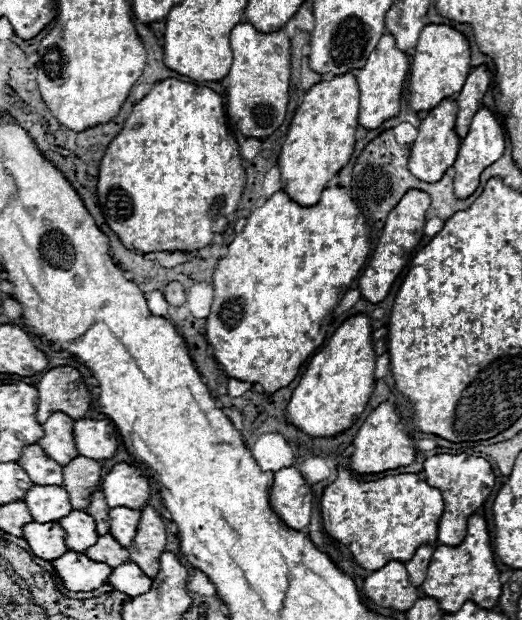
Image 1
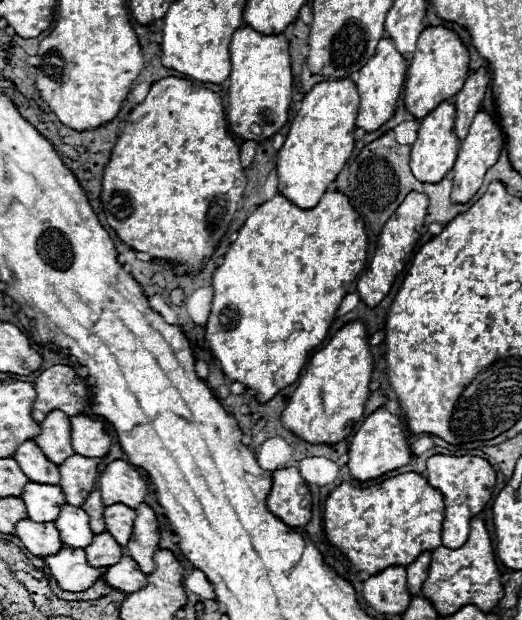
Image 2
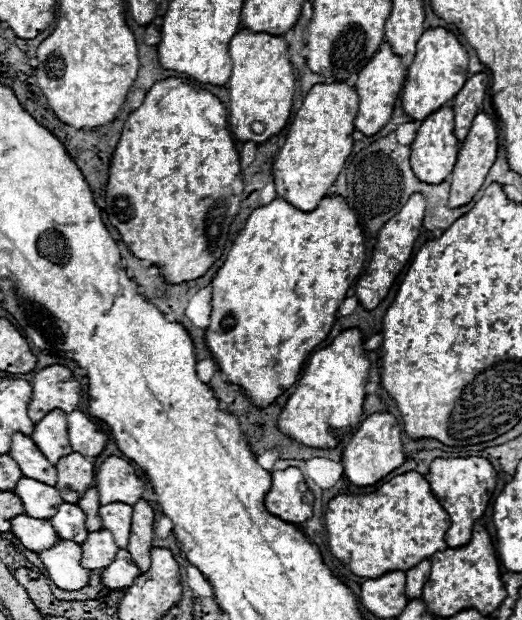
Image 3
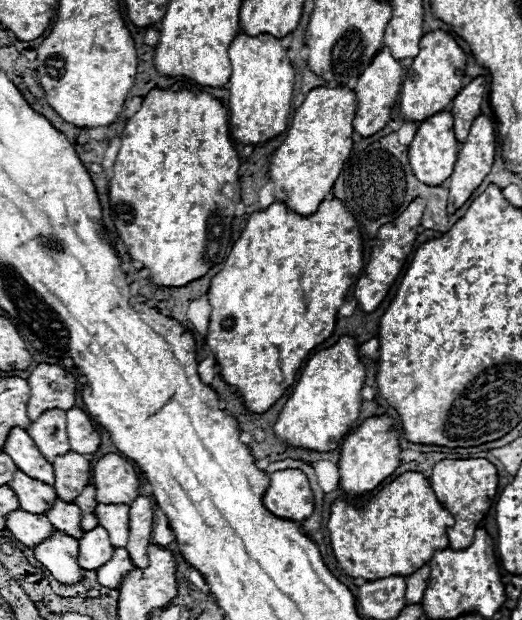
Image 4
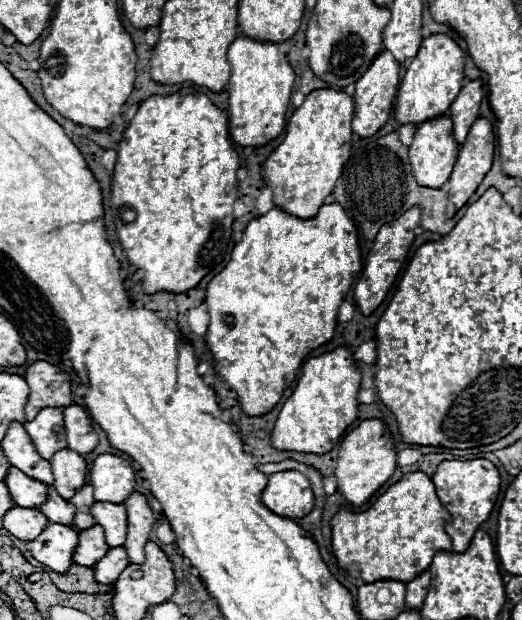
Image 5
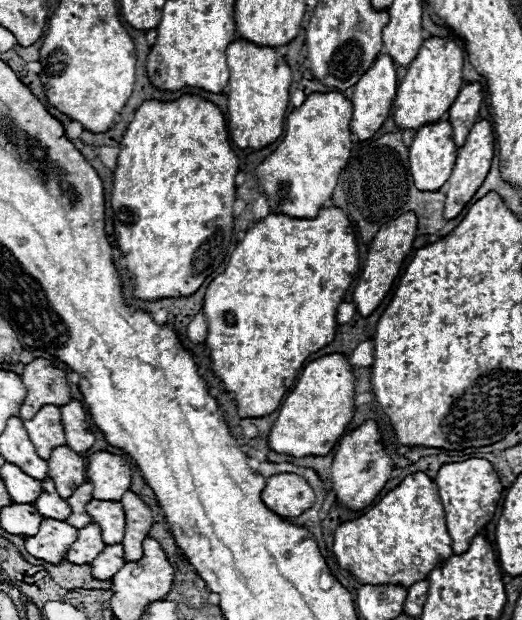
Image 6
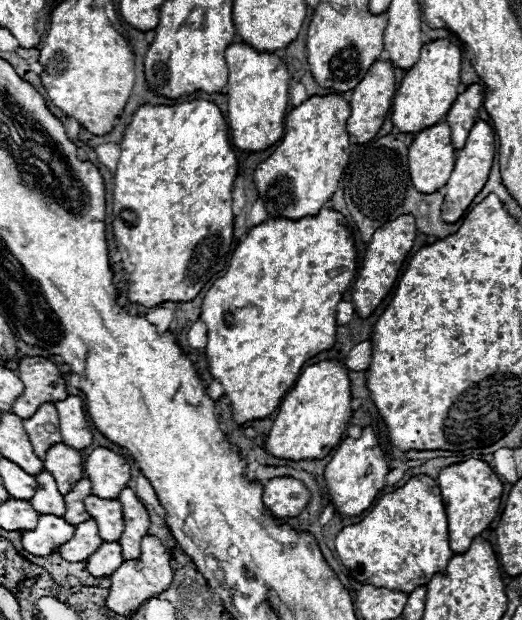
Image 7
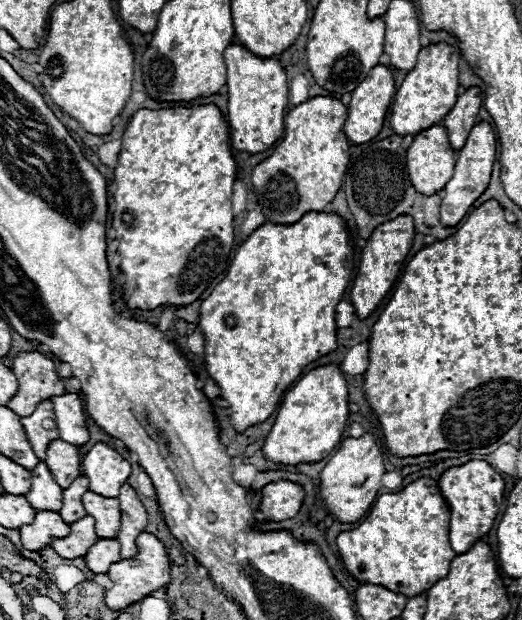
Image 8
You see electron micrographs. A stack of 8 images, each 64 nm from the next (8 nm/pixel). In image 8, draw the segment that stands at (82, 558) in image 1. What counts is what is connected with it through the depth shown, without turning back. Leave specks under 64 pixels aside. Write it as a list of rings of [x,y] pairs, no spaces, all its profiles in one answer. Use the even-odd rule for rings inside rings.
[[[38,510],[32,524],[20,526],[22,546],[34,552],[48,546],[52,536],[68,536],[68,524],[60,518],[58,512]]]

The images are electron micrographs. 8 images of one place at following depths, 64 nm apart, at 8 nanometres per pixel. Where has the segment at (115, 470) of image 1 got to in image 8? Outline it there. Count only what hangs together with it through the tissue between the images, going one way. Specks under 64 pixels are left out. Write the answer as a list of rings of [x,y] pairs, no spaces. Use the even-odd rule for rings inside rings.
[[[96,442],[82,458],[82,474],[88,478],[88,488],[104,498],[116,498],[120,486],[132,474],[132,466],[114,448]]]

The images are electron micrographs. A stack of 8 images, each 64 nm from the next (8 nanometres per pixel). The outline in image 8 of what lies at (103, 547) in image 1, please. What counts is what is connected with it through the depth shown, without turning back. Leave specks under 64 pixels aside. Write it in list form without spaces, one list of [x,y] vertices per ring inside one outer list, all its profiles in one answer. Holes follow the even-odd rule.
[[[84,516],[70,524],[70,534],[66,538],[52,538],[50,546],[62,558],[82,558],[84,552],[98,540],[92,516]]]

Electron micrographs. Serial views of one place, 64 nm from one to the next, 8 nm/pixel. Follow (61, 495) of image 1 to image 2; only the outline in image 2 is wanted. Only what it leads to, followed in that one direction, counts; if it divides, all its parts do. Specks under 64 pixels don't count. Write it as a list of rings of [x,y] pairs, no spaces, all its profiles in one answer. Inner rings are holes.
[[[28,480],[22,488],[20,498],[26,504],[26,514],[30,520],[40,522],[54,522],[60,514],[60,508],[66,504],[64,492],[60,486],[48,486]]]

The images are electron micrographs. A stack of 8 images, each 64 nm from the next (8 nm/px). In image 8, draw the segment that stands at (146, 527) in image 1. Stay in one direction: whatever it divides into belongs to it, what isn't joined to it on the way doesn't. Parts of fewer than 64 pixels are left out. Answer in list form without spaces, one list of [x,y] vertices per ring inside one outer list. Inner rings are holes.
[[[122,484],[120,494],[120,532],[116,540],[120,540],[120,556],[122,558],[132,558],[136,556],[136,538],[140,532],[144,532],[148,524],[148,514],[136,494],[136,490],[130,484]]]

